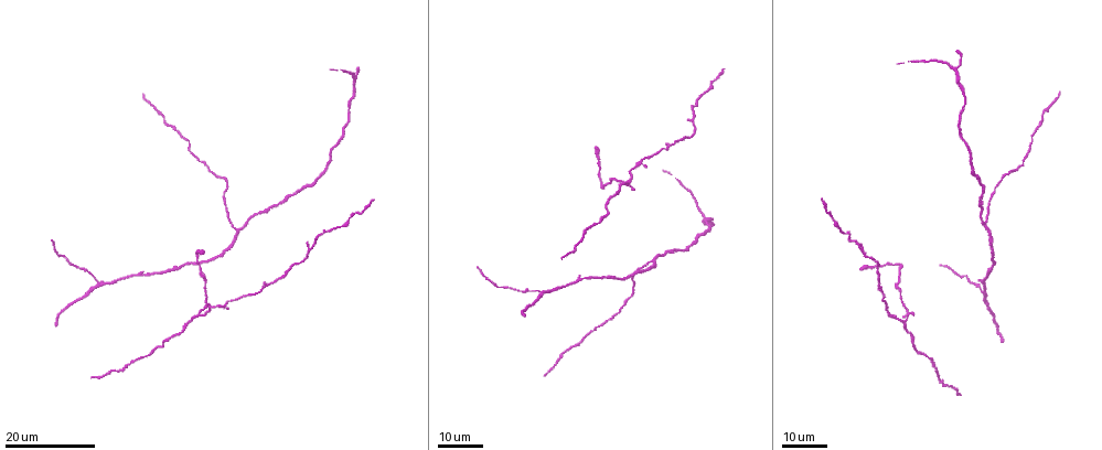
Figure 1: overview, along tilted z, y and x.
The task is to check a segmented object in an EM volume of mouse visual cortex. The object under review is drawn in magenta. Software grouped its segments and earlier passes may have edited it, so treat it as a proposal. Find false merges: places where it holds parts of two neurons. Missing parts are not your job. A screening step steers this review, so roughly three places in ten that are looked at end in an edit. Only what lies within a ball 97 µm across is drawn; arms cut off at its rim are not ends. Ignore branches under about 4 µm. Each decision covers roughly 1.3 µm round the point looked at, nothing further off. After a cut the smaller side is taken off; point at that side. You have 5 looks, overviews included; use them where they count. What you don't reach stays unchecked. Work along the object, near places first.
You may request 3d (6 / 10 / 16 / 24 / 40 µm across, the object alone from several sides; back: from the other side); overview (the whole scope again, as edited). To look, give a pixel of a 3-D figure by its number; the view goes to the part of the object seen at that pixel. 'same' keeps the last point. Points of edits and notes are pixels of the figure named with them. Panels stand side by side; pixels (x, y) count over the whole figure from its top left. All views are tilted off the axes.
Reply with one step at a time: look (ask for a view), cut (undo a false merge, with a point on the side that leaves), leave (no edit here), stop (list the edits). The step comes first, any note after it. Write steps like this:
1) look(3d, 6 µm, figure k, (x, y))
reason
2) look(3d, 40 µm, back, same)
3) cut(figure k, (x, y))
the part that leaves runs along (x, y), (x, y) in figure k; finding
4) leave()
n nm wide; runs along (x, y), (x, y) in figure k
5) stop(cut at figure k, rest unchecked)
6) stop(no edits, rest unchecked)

look(3d, 16 µm, figure 1, (102, 281))
small branch off a trunk

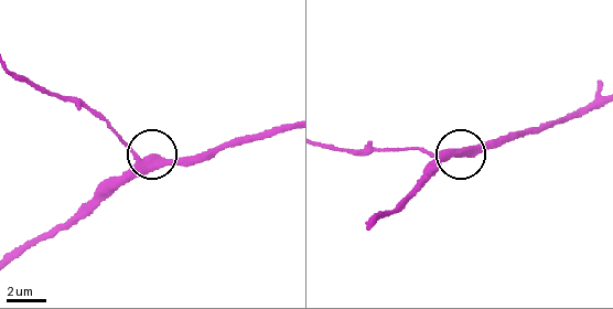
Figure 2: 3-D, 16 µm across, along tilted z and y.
look(3d, 10 µm, figure 2, (138, 158))

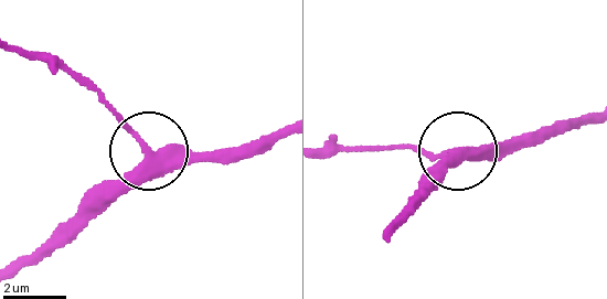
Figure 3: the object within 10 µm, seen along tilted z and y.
cut(figure 3, (120, 115))
3 arms; the part that leaves runs along (148, 150), (63, 70), (18, 54) in figure 3; two neurons meet here

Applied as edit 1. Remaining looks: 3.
look(3d, 16 µm, figure 1, (238, 230))
arms part here

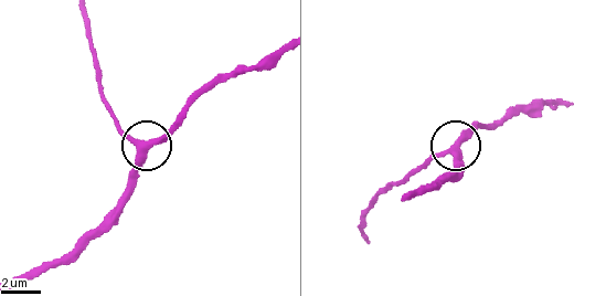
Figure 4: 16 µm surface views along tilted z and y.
look(3d, 6 µm, figure 4, (139, 145))
closer look

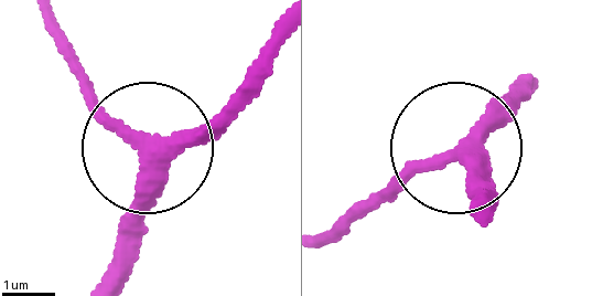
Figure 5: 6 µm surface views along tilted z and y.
leave()
3 arms; runs along (107, 275), (143, 164), (72, 65) in figure 5; continuous, no second neuron

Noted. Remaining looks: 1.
stop(cut at figure 3, rest unchecked)

